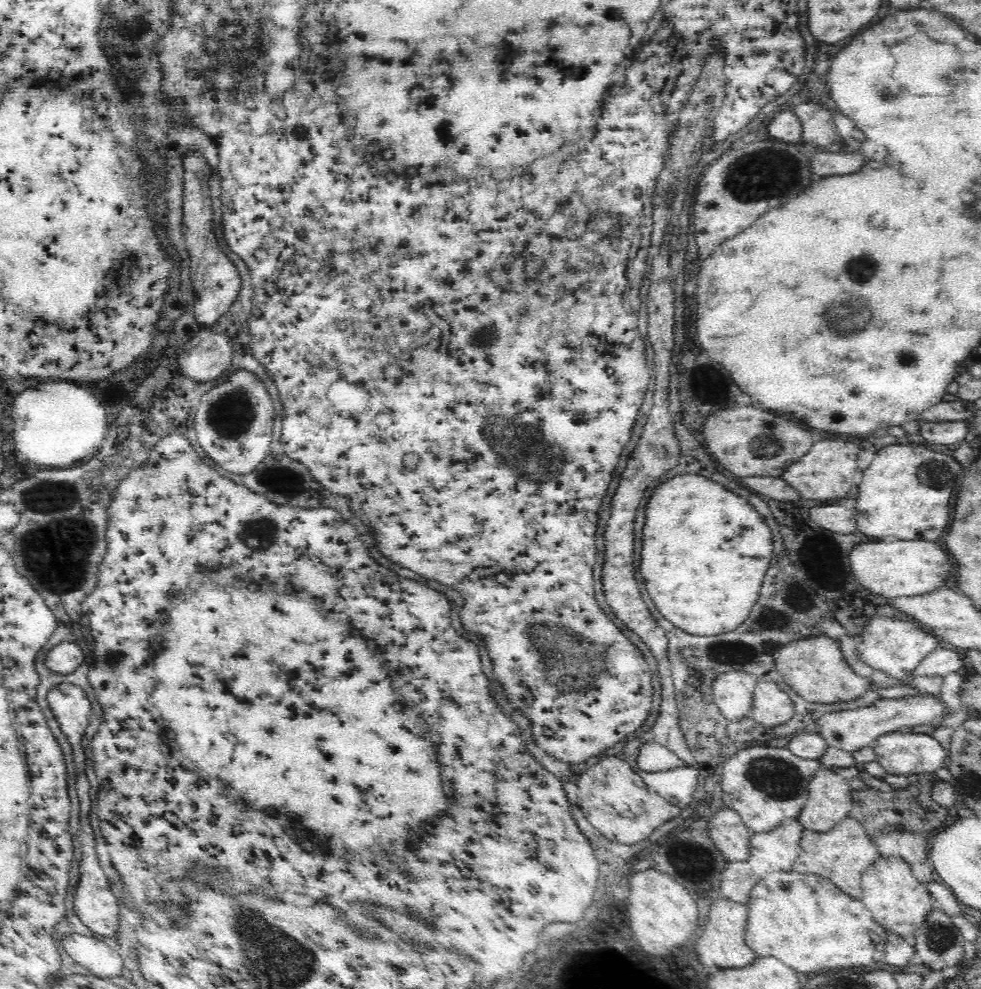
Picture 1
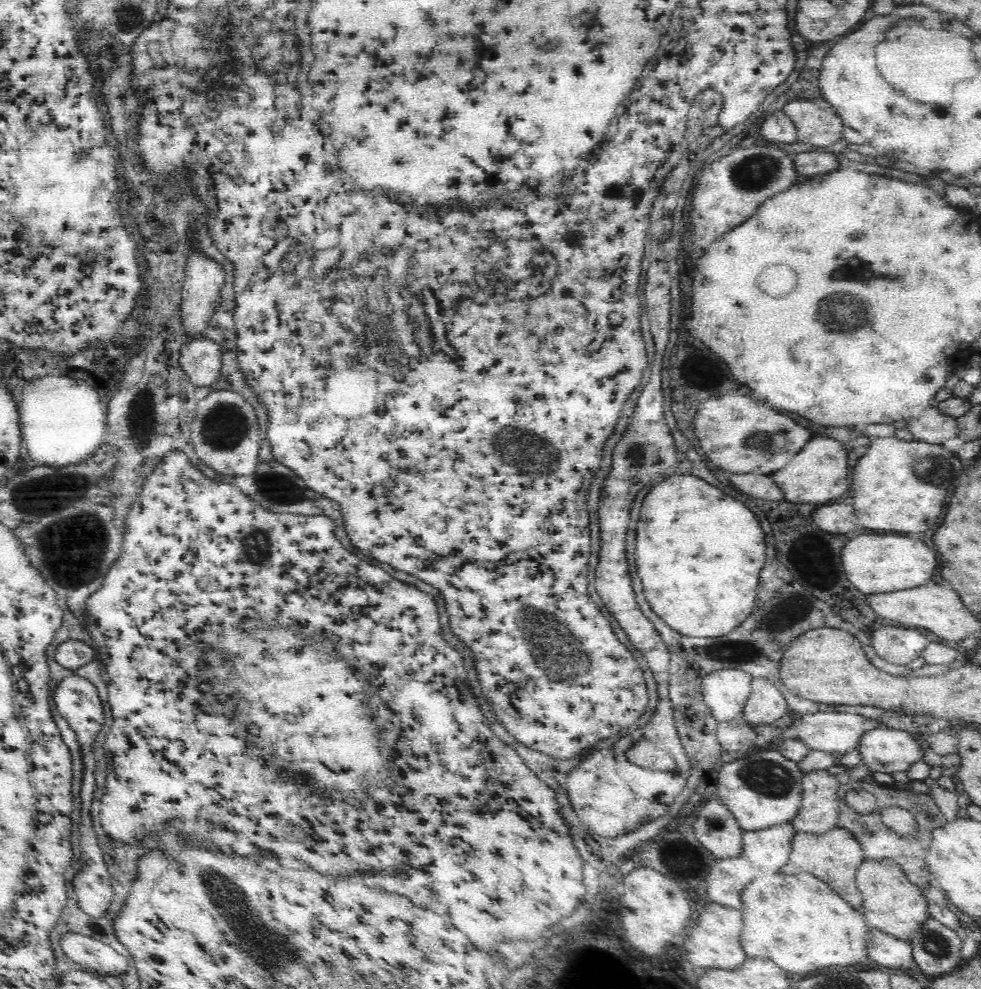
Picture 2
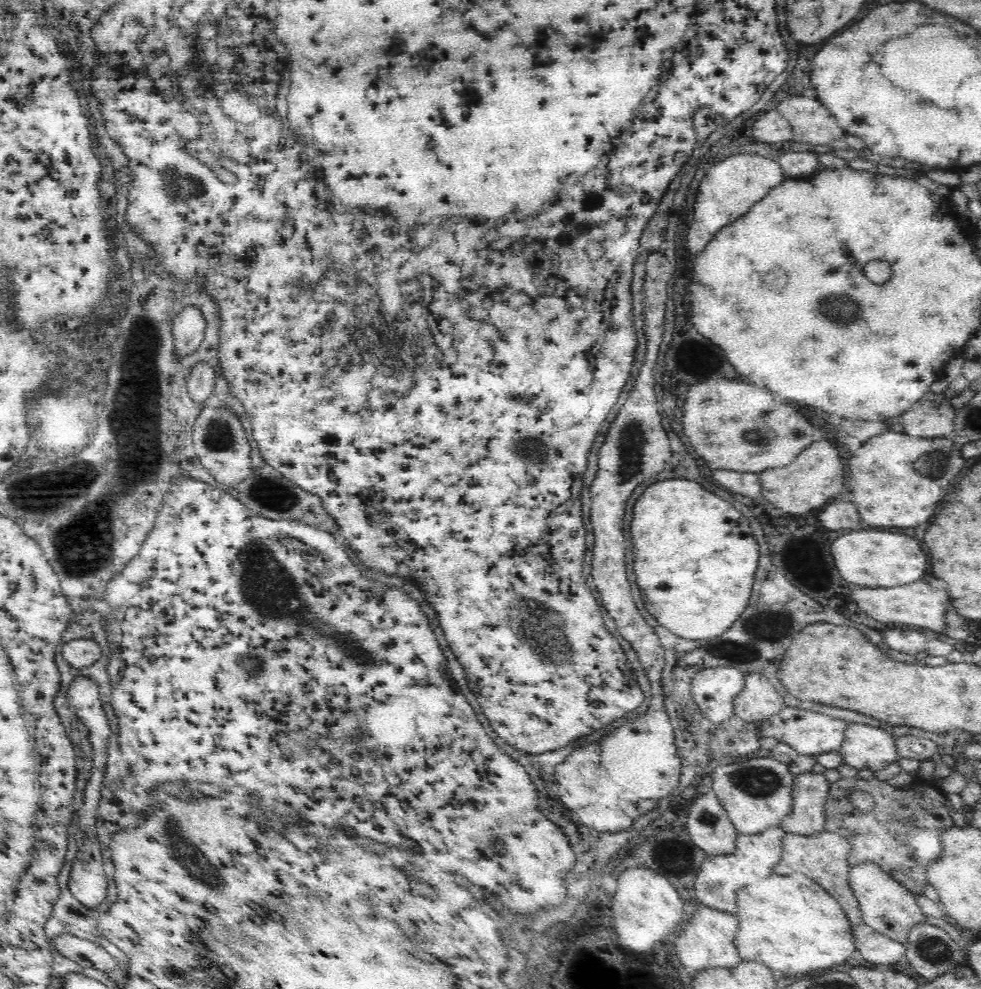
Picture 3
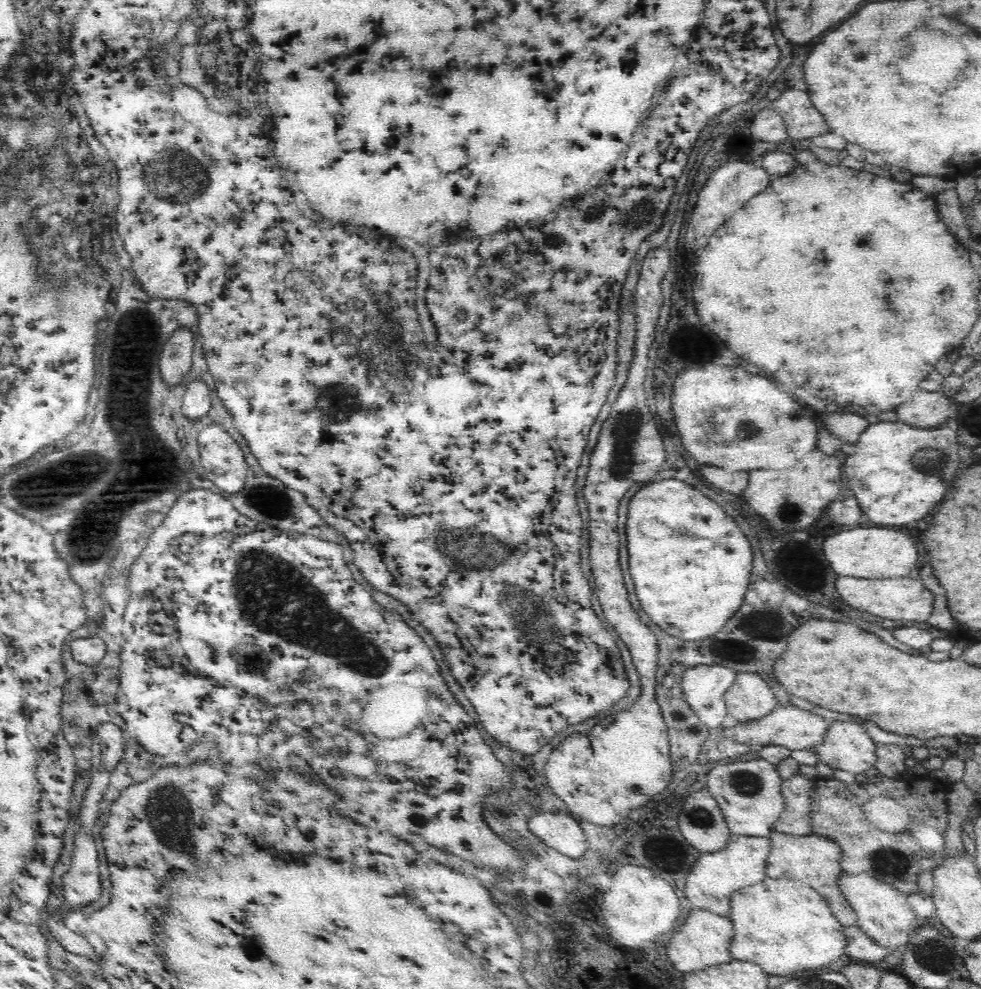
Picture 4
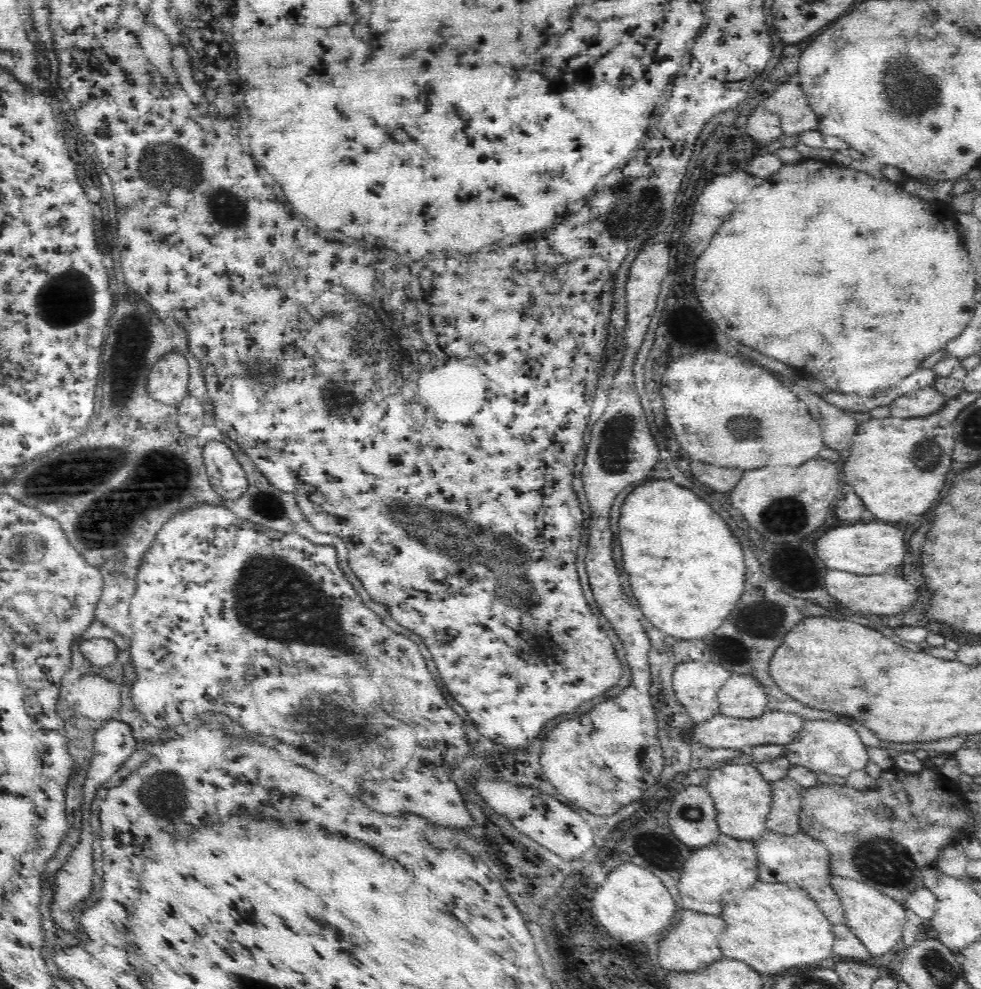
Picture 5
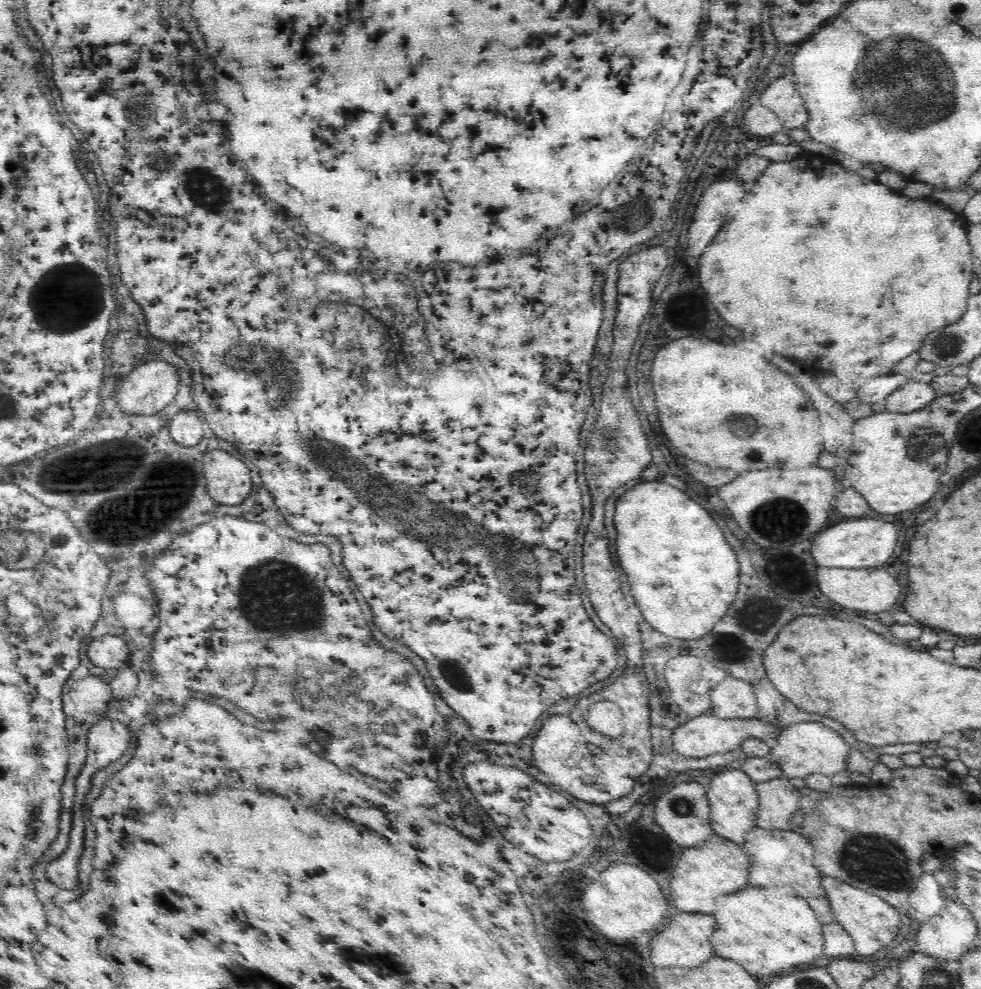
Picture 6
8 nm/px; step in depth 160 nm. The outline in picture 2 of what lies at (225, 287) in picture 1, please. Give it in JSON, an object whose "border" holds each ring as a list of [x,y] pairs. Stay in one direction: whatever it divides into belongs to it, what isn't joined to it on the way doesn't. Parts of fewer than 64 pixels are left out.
{"border":[[[202,254],[190,258],[179,314],[179,324],[188,340],[200,339],[210,326],[222,282],[224,276],[220,266],[212,264],[212,260]]]}

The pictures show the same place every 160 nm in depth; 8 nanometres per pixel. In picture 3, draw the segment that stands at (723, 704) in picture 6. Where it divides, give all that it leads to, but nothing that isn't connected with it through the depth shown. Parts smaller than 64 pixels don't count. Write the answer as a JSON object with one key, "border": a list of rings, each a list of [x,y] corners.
{"border":[[[762,674],[745,675],[742,690],[739,690],[733,700],[733,715],[757,724],[782,710],[785,702],[770,684]]]}

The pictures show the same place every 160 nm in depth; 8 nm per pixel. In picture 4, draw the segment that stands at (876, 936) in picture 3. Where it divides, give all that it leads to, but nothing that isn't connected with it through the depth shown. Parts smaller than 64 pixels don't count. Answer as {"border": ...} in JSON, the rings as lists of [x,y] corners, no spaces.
{"border":[[[858,926],[844,927],[844,937],[846,937],[846,946],[844,946],[844,954],[850,958],[866,960],[866,962],[878,962],[889,956],[886,949],[880,948],[872,939],[868,938],[864,932],[860,931]]]}

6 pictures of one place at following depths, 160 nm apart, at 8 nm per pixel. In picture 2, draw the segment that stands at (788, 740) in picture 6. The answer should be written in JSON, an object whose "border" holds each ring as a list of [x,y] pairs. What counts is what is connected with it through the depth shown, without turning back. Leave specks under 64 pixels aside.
{"border":[[[876,726],[864,731],[855,745],[861,763],[871,772],[906,771],[921,760],[916,738],[903,730]]]}

